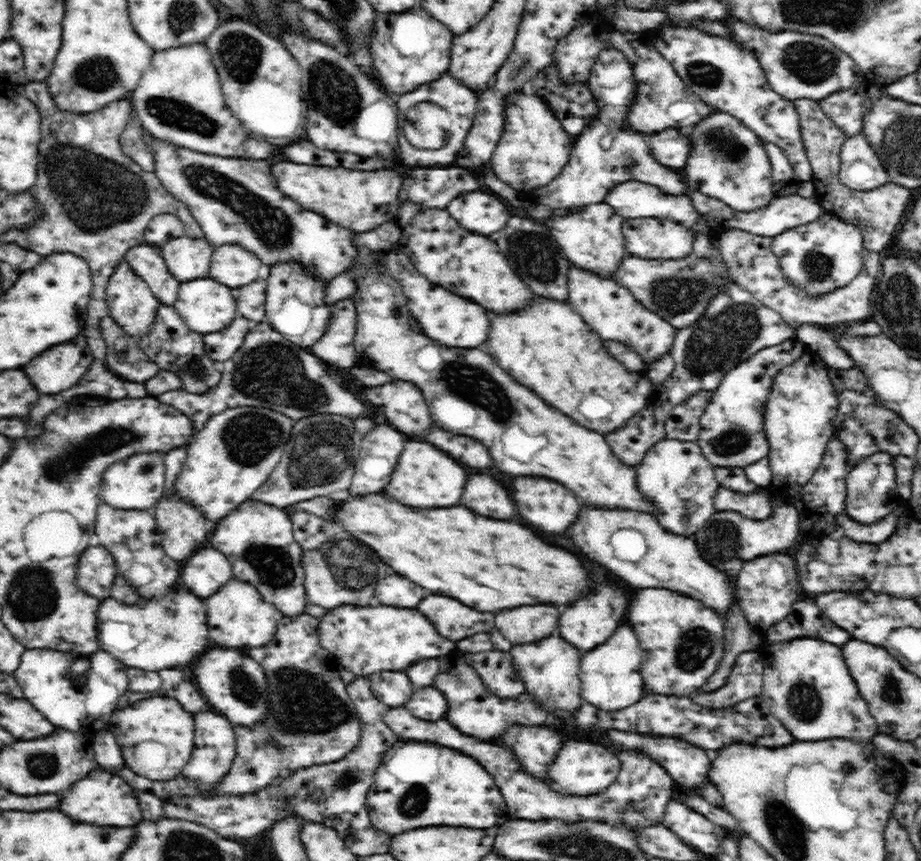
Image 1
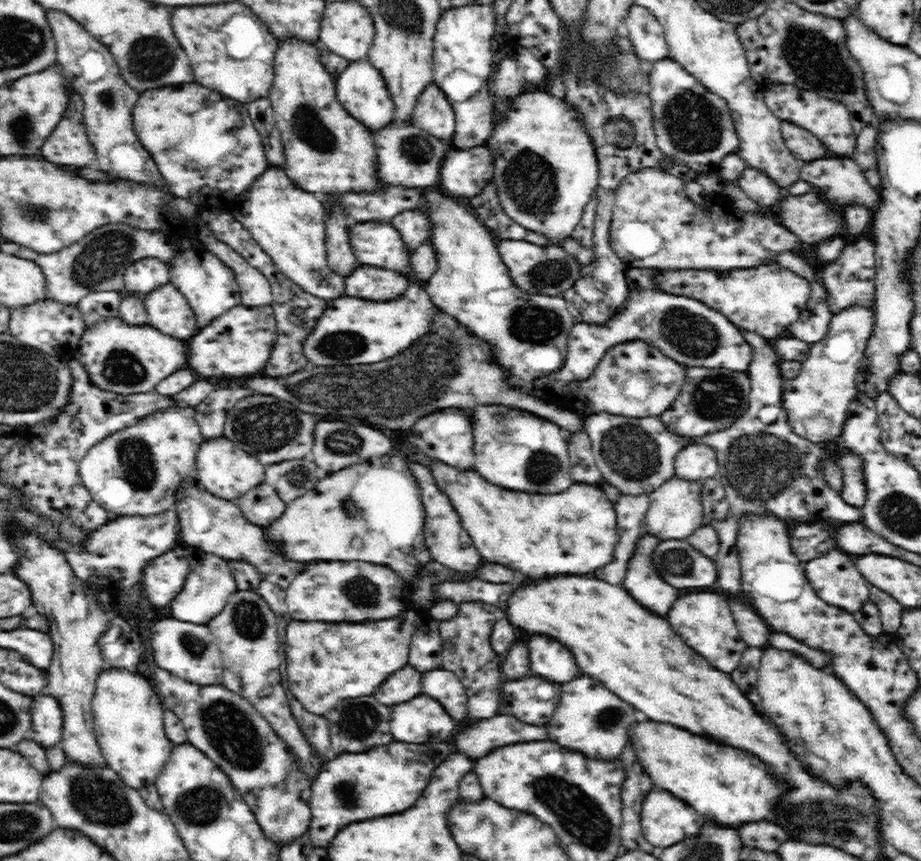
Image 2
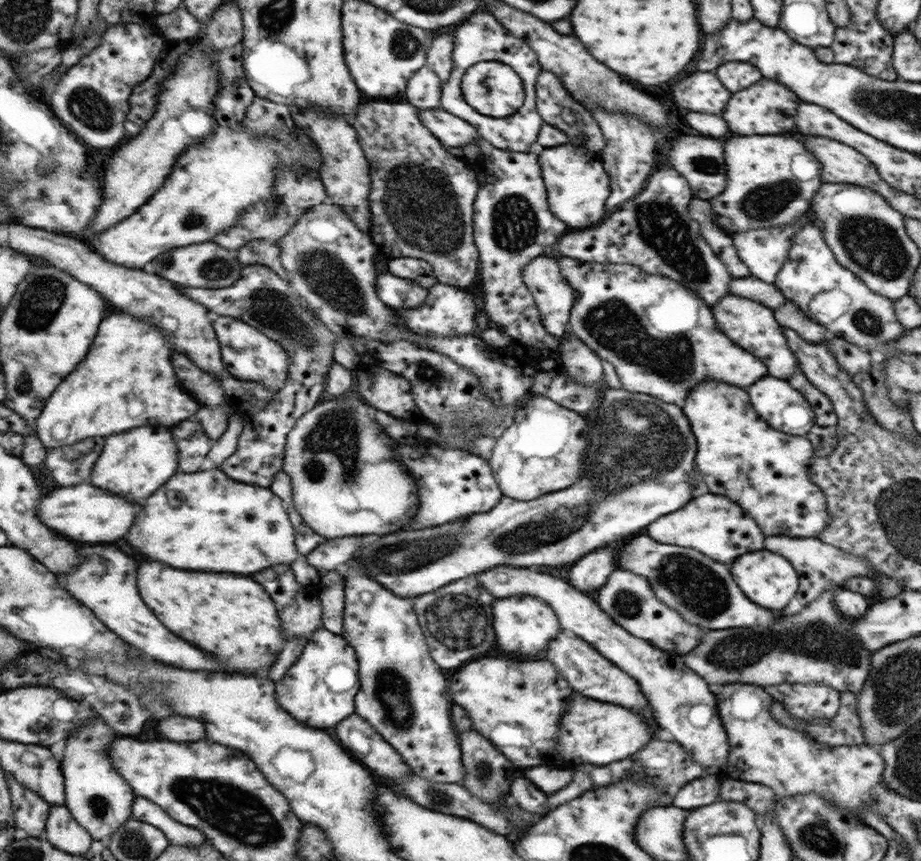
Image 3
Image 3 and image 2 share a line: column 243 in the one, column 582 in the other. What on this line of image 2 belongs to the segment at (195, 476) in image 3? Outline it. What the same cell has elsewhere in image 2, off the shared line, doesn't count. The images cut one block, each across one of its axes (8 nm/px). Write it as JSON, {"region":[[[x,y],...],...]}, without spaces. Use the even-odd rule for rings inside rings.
{"region":[[[431,458],[429,467],[488,562],[504,564],[532,578],[566,572],[588,574],[612,562],[619,539],[617,514],[600,485],[575,482],[564,492],[530,494],[496,488],[472,469],[460,472],[437,459]]]}

